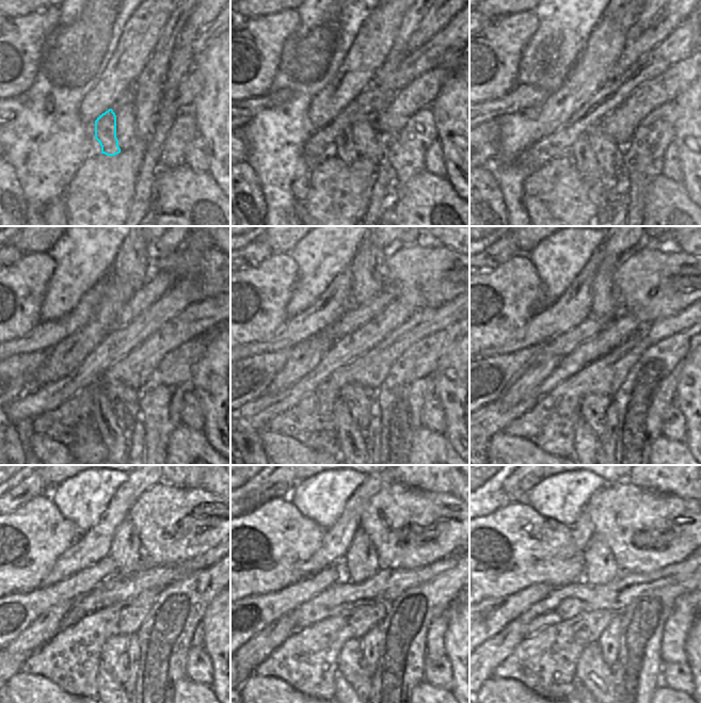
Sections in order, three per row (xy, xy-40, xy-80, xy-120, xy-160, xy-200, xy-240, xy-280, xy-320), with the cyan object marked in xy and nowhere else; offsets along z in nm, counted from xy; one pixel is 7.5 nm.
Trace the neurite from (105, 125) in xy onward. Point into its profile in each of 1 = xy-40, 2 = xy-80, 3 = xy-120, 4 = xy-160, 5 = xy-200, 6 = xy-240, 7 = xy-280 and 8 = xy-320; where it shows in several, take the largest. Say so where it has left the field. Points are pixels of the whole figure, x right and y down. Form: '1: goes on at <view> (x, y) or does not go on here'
1: goes on at xy-40 (344, 148)
2: goes on at xy-80 (583, 157)
3: goes on at xy-120 (106, 422)
4: goes on at xy-160 (351, 443)
5: goes on at xy-200 (586, 443)
6: goes on at xy-240 (105, 682)
7: goes on at xy-280 (339, 682)
8: goes on at xy-320 (576, 682)

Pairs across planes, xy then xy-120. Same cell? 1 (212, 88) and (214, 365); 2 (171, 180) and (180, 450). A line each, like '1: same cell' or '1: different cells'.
1: same cell
2: same cell

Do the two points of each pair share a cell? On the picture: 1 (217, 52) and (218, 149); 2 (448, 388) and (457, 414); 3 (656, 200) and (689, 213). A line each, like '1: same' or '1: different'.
1: same
2: same
3: same

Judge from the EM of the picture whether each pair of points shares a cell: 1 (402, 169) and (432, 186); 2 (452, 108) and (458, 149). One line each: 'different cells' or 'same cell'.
1: different cells
2: same cell

